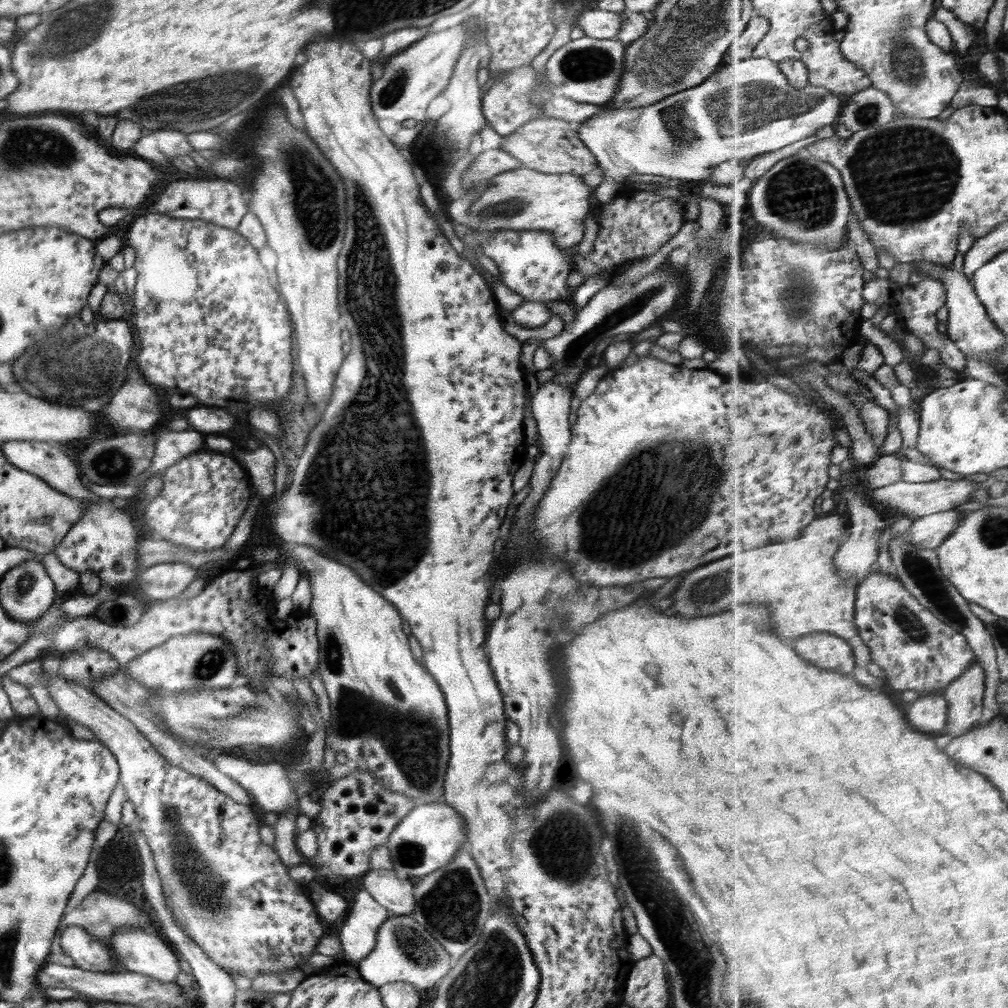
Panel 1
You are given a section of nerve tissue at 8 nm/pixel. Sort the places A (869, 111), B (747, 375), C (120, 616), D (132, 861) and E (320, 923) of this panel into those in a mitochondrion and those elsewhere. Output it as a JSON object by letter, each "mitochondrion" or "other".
{"A":"mitochondrion","B":"other","C":"mitochondrion","D":"other","E":"other"}

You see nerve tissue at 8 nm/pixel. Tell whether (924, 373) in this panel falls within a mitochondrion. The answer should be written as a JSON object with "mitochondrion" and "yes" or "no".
{"mitochondrion":"no"}

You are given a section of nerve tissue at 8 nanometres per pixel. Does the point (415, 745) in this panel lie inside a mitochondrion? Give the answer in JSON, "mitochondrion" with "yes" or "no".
{"mitochondrion":"yes"}

